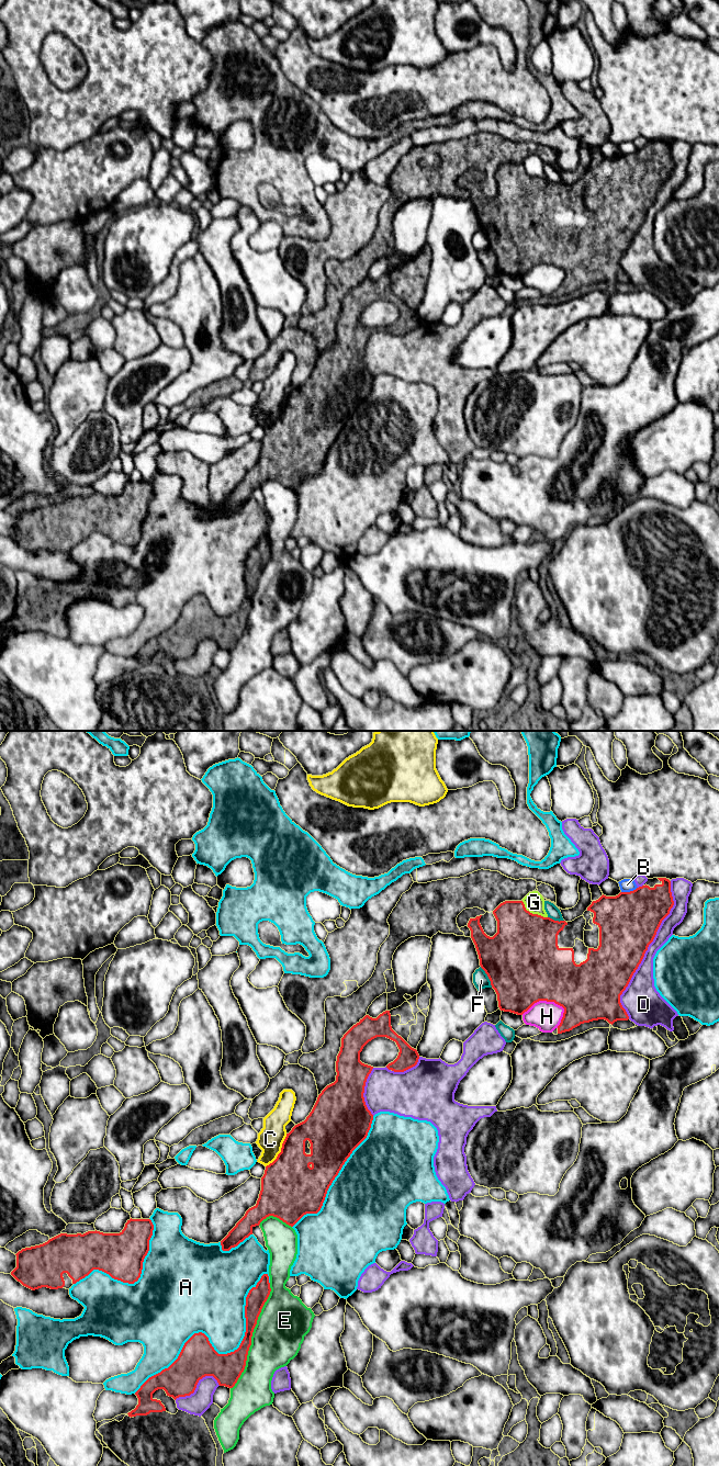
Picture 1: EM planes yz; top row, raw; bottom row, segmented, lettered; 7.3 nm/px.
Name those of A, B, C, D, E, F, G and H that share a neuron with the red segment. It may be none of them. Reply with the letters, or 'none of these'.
none of these

